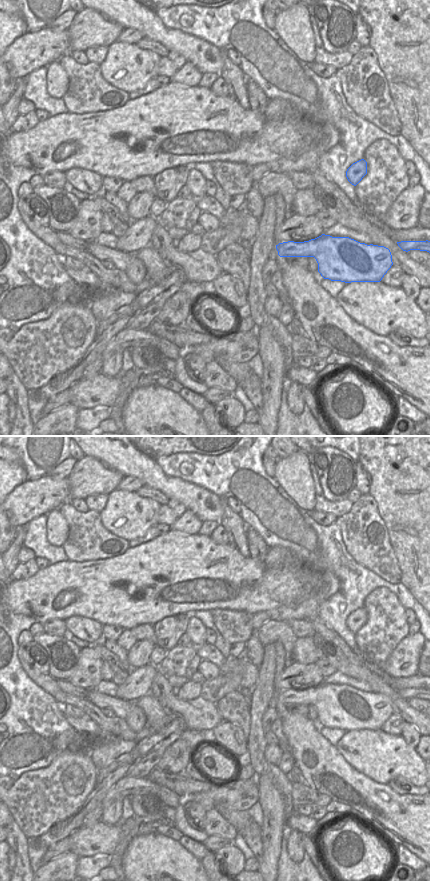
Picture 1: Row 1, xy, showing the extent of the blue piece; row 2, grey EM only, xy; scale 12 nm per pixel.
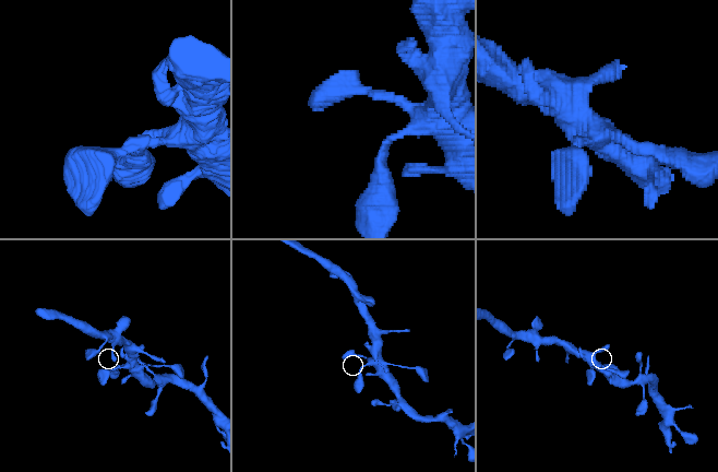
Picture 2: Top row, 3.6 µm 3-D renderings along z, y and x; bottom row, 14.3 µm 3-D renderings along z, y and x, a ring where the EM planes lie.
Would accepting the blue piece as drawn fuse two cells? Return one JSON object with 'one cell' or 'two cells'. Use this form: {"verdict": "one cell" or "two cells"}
{"verdict": "one cell"}

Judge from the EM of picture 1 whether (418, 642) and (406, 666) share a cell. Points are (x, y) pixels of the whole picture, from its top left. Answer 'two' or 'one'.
one

